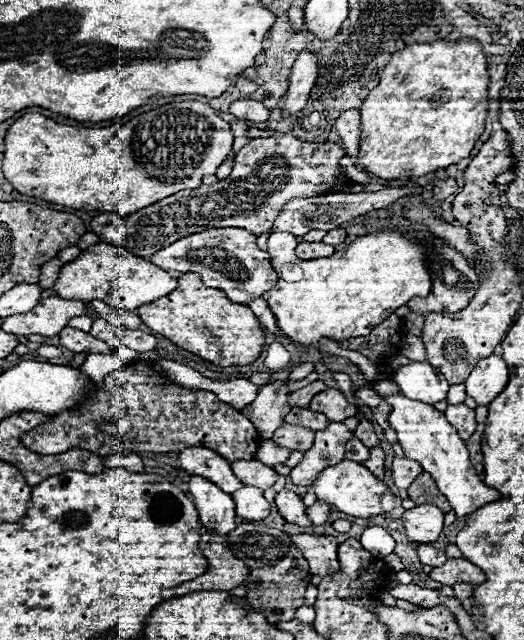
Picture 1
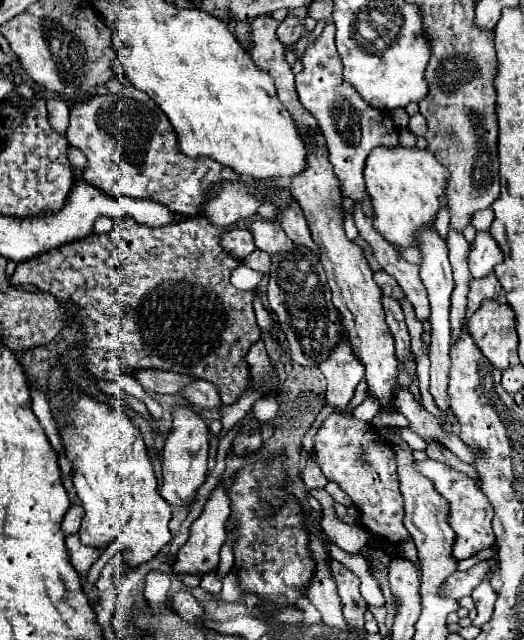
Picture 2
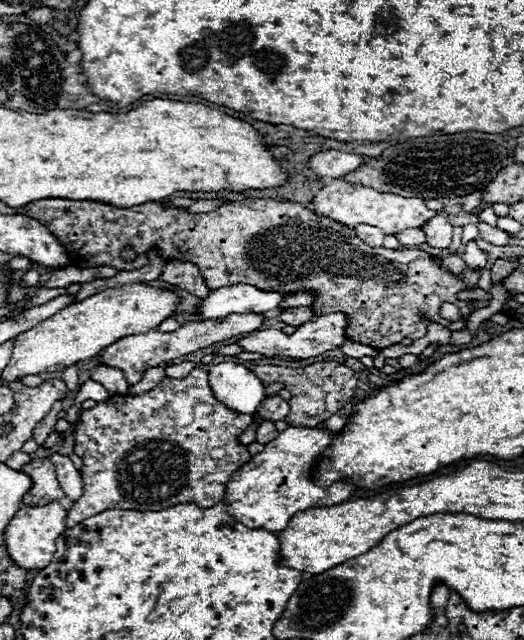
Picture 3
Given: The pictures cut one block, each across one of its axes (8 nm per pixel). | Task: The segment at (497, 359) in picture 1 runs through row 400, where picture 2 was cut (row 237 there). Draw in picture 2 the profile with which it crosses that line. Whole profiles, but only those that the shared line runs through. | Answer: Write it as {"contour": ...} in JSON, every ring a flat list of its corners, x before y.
{"contour":[[478,232,474,240,474,248,468,256,472,278,484,278,492,274,494,266,500,264,502,260,504,260,502,252,498,250,498,244,494,242,494,238,490,238,488,232]]}

